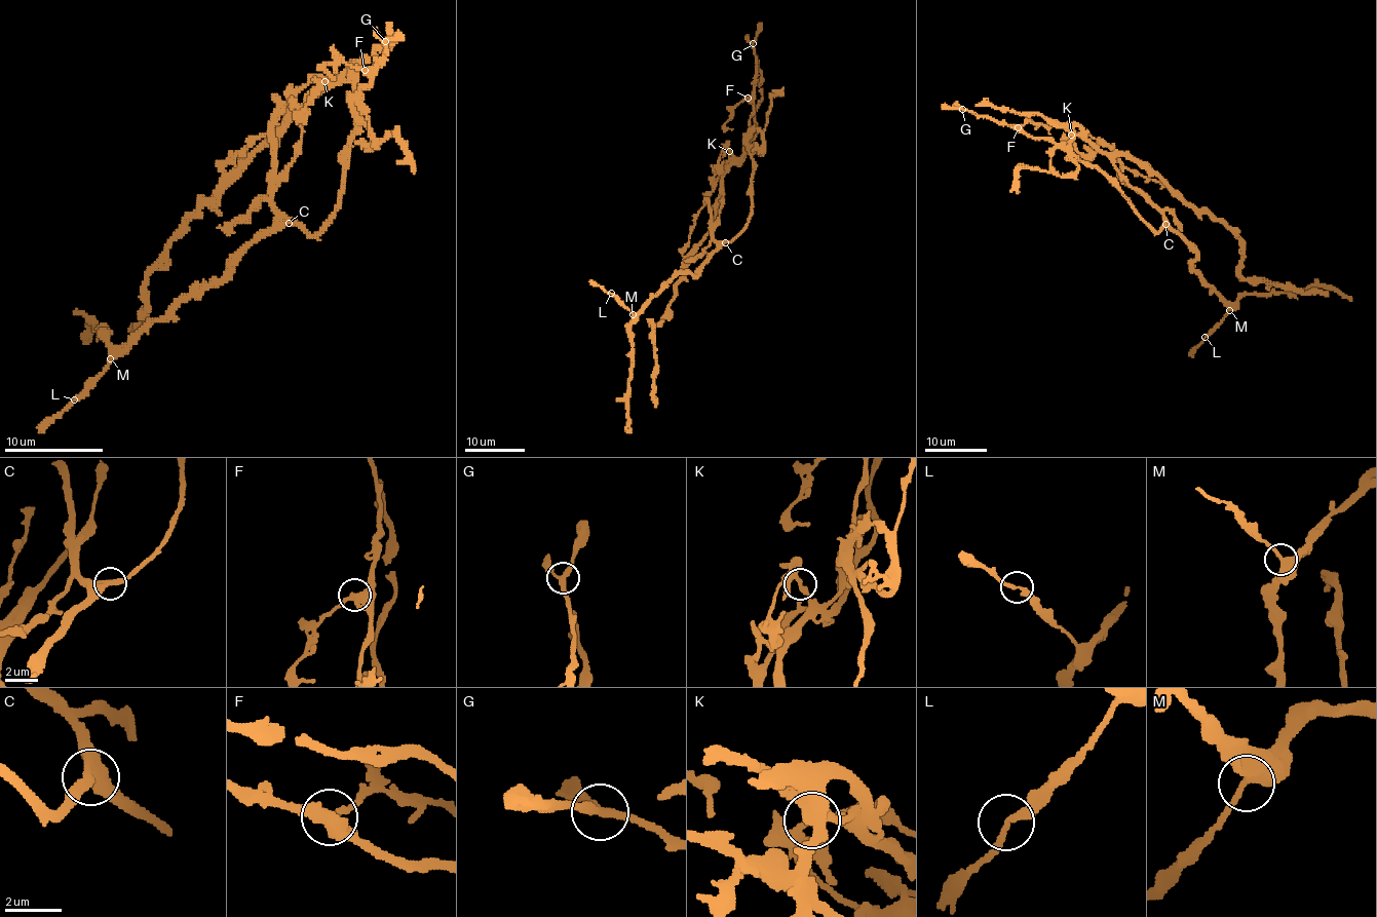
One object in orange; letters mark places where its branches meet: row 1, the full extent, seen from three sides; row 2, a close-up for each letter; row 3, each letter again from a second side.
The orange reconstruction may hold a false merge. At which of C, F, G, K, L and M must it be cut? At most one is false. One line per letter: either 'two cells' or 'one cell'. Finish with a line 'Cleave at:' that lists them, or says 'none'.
C: one cell
F: one cell
G: one cell
K: two cells
L: one cell
M: one cell
Cleave at: K

